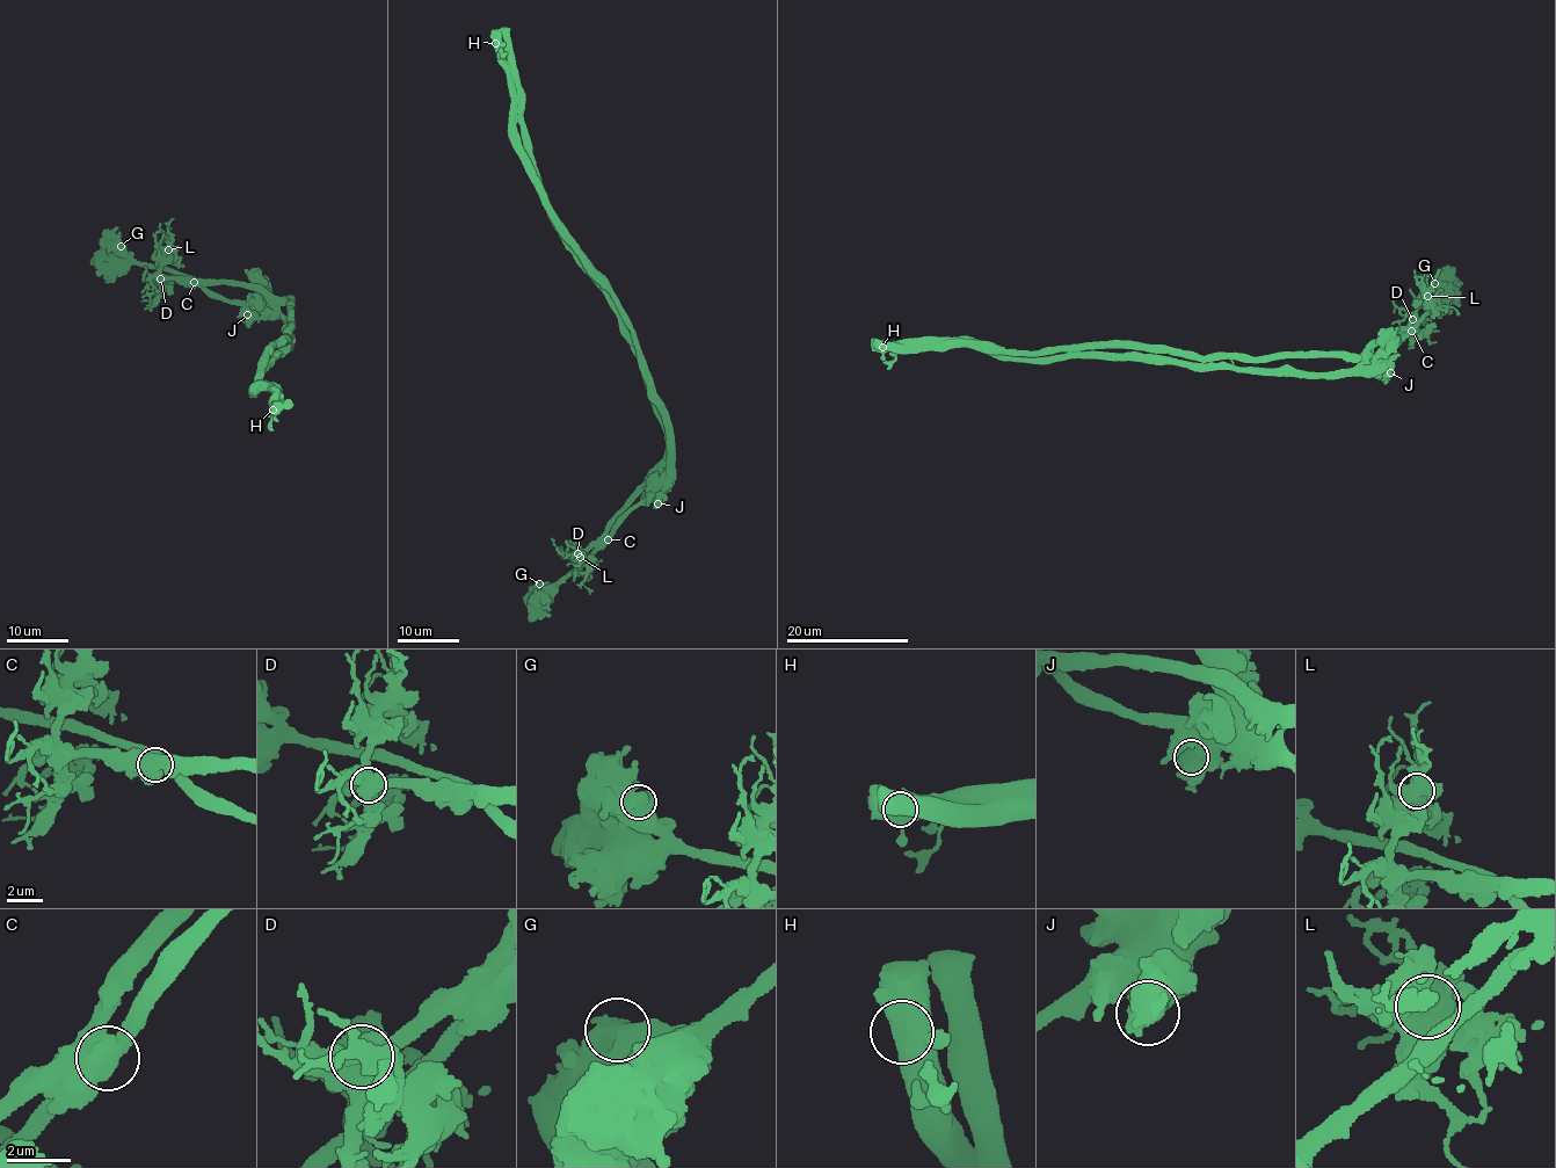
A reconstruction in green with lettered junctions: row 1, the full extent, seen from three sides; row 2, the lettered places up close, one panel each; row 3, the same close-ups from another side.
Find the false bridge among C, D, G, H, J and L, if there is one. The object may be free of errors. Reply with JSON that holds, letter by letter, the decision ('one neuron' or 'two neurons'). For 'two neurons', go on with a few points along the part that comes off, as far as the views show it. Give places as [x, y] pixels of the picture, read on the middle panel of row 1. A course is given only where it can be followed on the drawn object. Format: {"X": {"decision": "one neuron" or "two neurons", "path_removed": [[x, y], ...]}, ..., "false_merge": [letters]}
{"C": {"decision": "two neurons", "path_removed": [[606, 539], [606, 529], [664, 456], [666, 422], [617, 304], [575, 254], [538, 183], [509, 36], [501, 27]]}, "D": {"decision": "one neuron"}, "G": {"decision": "one neuron"}, "H": {"decision": "one neuron"}, "J": {"decision": "one neuron"}, "L": {"decision": "one neuron"}, "false_merge": ["C"]}

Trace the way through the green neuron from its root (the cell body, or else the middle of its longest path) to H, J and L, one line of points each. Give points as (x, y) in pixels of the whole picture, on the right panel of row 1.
H: (1216, 357), (1122, 348), (1009, 353), (969, 345), (882, 347)
J: (1216, 357), (1228, 356), (1240, 368), (1288, 368), (1313, 374), (1387, 368), (1390, 372)
L: (1216, 357), (1366, 354), (1409, 325), (1416, 303), (1427, 296)

